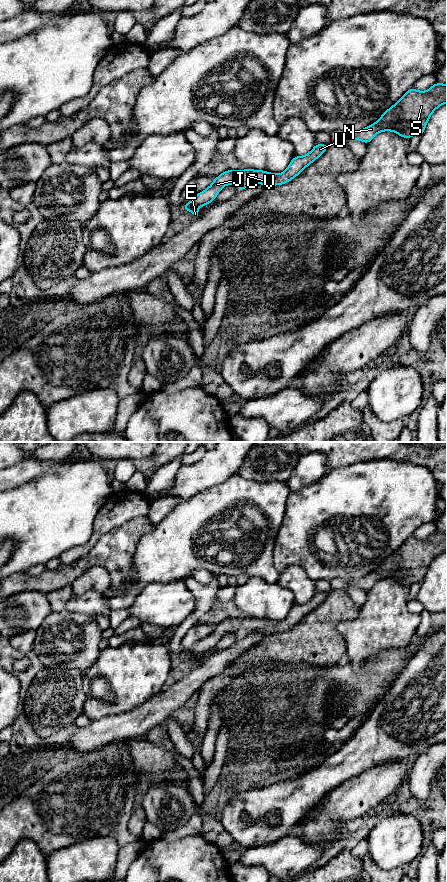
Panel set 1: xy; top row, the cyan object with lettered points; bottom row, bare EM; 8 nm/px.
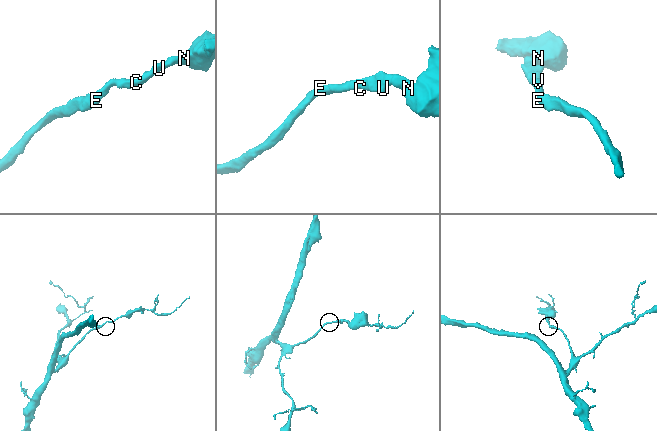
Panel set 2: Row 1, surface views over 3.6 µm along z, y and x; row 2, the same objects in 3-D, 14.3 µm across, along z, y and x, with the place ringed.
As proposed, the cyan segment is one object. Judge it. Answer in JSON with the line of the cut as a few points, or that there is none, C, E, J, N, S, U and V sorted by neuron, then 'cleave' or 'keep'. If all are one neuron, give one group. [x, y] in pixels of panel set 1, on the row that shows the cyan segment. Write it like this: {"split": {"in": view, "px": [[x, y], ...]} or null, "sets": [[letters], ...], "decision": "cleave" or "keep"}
{"split": null, "sets": [["C", "E", "J", "N", "S", "U", "V"]], "decision": "keep"}

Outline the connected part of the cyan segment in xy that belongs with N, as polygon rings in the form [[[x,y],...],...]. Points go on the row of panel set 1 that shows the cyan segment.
[[[437,82],[423,92],[412,87],[377,122],[359,131],[346,132],[346,135],[366,144],[382,131],[393,131],[406,139],[422,135],[432,113],[445,103],[447,84]]]

